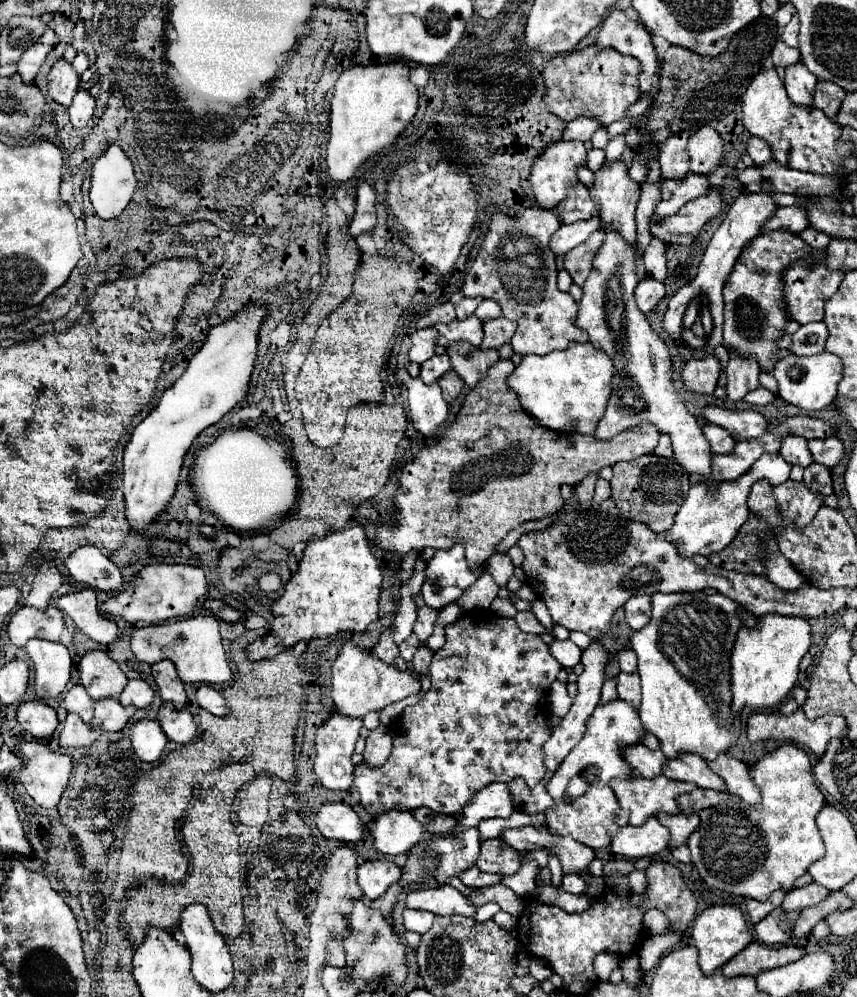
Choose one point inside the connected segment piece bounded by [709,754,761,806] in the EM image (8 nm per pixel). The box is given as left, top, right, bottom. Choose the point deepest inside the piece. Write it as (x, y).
(736, 775)

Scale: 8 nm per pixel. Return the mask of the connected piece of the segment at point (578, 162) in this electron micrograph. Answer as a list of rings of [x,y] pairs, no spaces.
[[[555,142],[555,144],[549,144],[539,156],[537,160],[533,162],[533,168],[531,168],[531,176],[529,176],[529,182],[531,182],[531,190],[535,194],[535,202],[541,206],[541,208],[555,208],[563,196],[565,196],[565,190],[571,188],[571,184],[577,184],[579,178],[577,178],[577,170],[579,166],[587,166],[587,150],[583,146],[583,142]]]

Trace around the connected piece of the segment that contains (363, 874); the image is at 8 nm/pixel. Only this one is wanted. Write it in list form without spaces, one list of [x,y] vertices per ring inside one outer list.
[[[369,860],[357,866],[359,886],[369,900],[383,896],[401,876],[401,868],[389,860]]]

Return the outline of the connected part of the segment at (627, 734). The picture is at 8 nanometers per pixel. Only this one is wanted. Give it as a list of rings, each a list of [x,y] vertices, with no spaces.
[[[627,700],[599,702],[591,718],[587,720],[587,730],[569,756],[561,762],[553,778],[547,782],[547,792],[551,794],[555,806],[545,810],[547,830],[559,836],[573,836],[575,840],[591,846],[605,848],[611,840],[611,828],[625,826],[629,822],[629,812],[621,810],[615,792],[609,788],[613,778],[631,778],[633,768],[623,758],[623,750],[643,742],[647,730],[639,720],[639,710]]]

